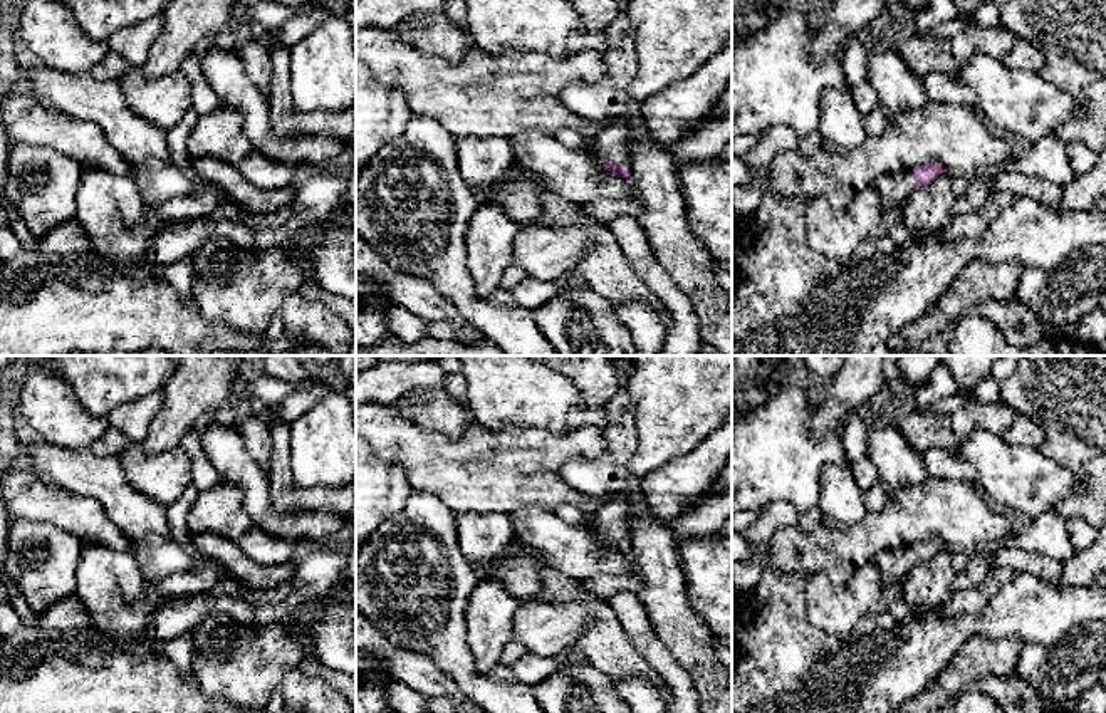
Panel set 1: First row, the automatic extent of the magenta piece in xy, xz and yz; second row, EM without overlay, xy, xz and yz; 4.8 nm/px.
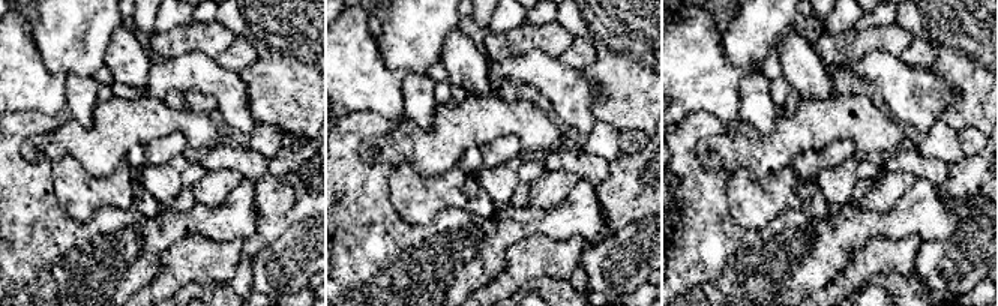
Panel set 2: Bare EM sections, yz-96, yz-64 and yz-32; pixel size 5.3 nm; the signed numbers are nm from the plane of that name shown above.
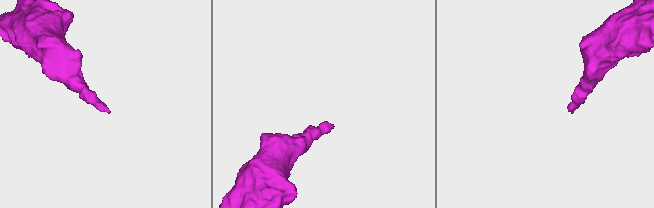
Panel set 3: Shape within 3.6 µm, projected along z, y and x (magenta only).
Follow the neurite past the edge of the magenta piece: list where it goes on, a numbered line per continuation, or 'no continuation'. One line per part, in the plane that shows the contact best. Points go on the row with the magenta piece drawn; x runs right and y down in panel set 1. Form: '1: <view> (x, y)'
1: xz (613, 143)

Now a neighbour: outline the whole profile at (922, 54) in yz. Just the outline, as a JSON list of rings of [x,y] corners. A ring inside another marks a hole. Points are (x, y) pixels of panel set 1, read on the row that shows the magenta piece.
[[[968,27],[950,37],[911,37],[895,47],[913,75],[930,72],[955,75],[973,55],[990,54],[1004,59],[1015,47],[1017,37],[1004,27]]]

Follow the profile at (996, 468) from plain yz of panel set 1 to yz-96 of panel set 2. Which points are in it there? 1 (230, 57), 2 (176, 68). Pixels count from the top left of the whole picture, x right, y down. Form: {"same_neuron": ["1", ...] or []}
{"same_neuron": ["2"]}

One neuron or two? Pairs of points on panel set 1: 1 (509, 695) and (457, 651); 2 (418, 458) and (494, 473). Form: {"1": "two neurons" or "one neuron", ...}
{"1": "one neuron", "2": "one neuron"}

